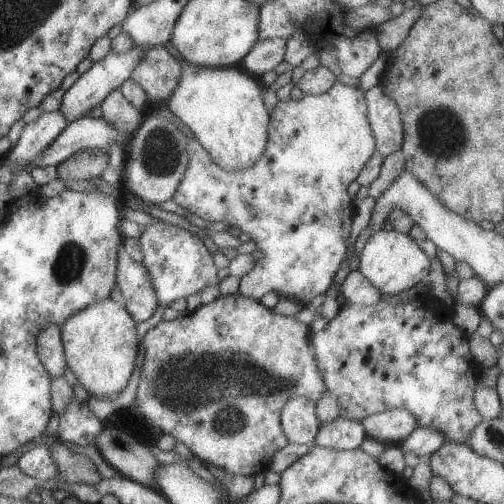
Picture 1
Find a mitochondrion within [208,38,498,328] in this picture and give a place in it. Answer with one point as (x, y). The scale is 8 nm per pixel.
(440, 133)

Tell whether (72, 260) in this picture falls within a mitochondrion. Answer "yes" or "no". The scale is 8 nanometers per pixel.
yes

